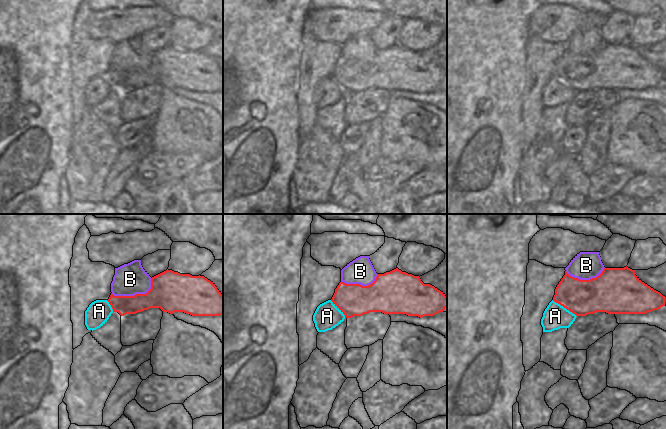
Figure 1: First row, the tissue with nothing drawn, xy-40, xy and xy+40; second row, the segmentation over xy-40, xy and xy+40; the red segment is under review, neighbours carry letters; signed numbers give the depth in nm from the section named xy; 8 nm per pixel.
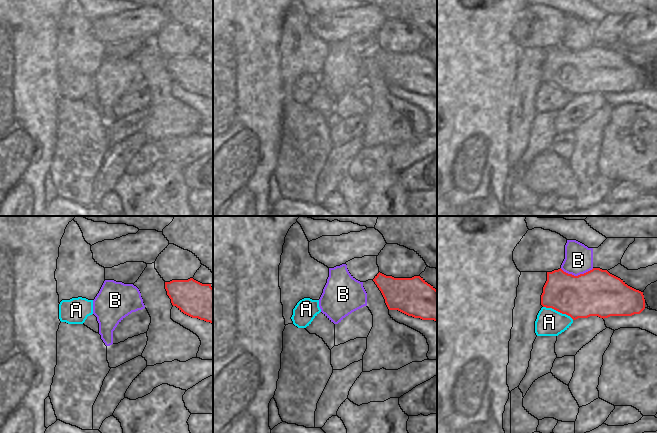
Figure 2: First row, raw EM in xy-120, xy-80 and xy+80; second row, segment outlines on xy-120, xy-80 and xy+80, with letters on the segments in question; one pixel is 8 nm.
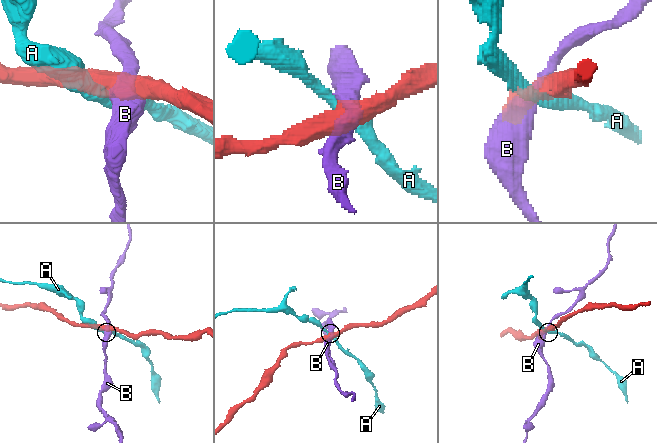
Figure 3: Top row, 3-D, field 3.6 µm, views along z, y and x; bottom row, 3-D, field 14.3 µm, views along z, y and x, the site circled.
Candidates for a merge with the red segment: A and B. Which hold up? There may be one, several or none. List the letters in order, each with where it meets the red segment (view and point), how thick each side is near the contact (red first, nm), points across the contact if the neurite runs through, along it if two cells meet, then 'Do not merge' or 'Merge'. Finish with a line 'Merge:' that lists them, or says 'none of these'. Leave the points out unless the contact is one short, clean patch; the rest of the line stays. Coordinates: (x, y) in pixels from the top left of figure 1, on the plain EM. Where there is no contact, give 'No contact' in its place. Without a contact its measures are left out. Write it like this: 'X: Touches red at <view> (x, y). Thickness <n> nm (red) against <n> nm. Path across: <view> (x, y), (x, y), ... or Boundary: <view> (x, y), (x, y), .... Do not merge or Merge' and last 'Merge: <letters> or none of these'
A: Touches red at xy+40 (564, 83). Thickness 280 nm (red) against 200 nm. Do not merge
B: Touches red at xy-40 (136, 70). Thickness 280 nm (red) against 260 nm. Do not merge
Merge: none of these

